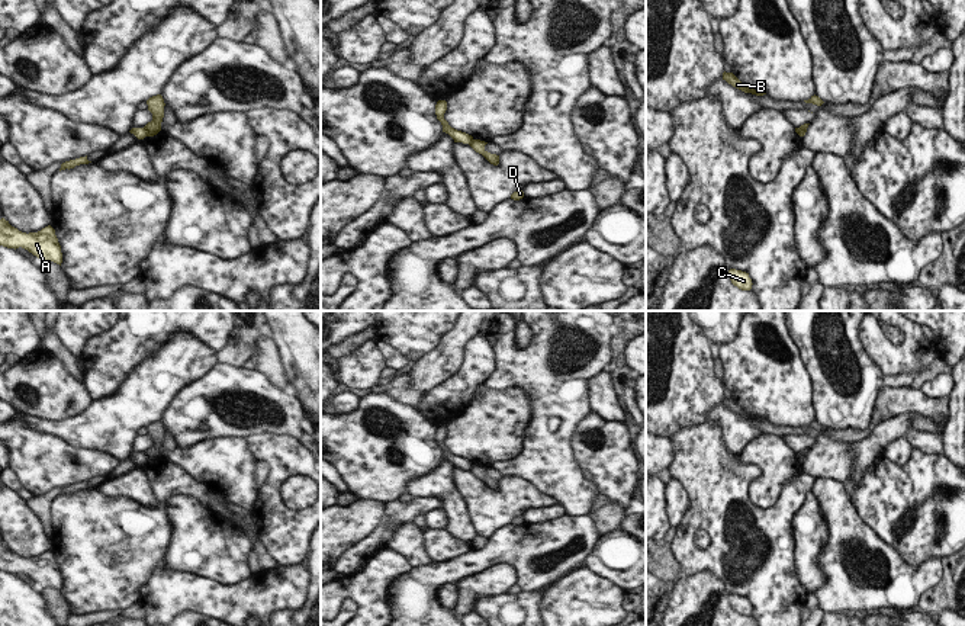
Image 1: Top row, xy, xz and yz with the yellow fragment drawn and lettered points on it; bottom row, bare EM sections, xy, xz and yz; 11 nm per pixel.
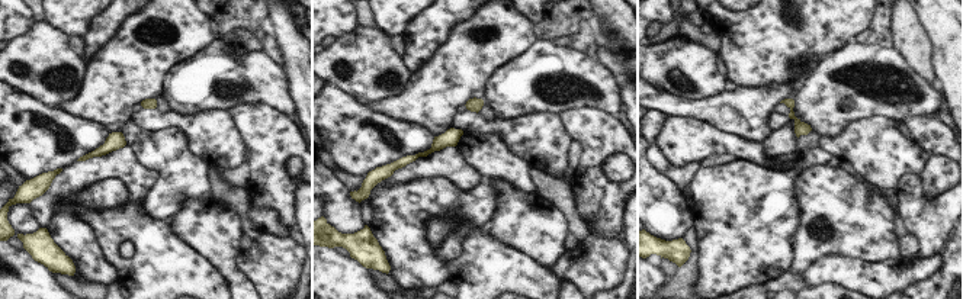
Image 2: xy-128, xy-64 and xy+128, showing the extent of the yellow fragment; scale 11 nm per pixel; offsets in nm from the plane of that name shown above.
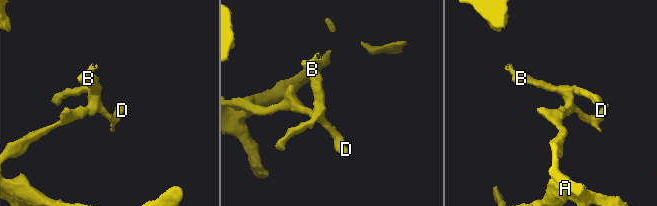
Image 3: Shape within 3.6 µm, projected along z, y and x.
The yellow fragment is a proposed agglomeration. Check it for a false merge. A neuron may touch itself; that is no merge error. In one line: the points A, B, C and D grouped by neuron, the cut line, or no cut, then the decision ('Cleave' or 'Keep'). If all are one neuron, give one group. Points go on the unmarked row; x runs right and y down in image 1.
Groups: A C / B D. Split along xy (144, 452), (147, 461). Cleave

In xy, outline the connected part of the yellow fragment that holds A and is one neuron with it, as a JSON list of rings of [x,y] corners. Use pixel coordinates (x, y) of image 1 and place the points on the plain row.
[[[4,543],[0,545],[0,571],[7,574],[25,574],[42,588],[54,587],[61,591],[62,578],[55,555],[48,550],[38,558],[22,558],[12,552]]]

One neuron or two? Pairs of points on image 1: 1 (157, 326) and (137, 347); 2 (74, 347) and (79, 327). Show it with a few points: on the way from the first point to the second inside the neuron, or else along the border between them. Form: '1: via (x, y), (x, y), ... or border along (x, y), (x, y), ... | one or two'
1: via (151, 331), (141, 342) | one
2: via (74, 343), (74, 331) | one

